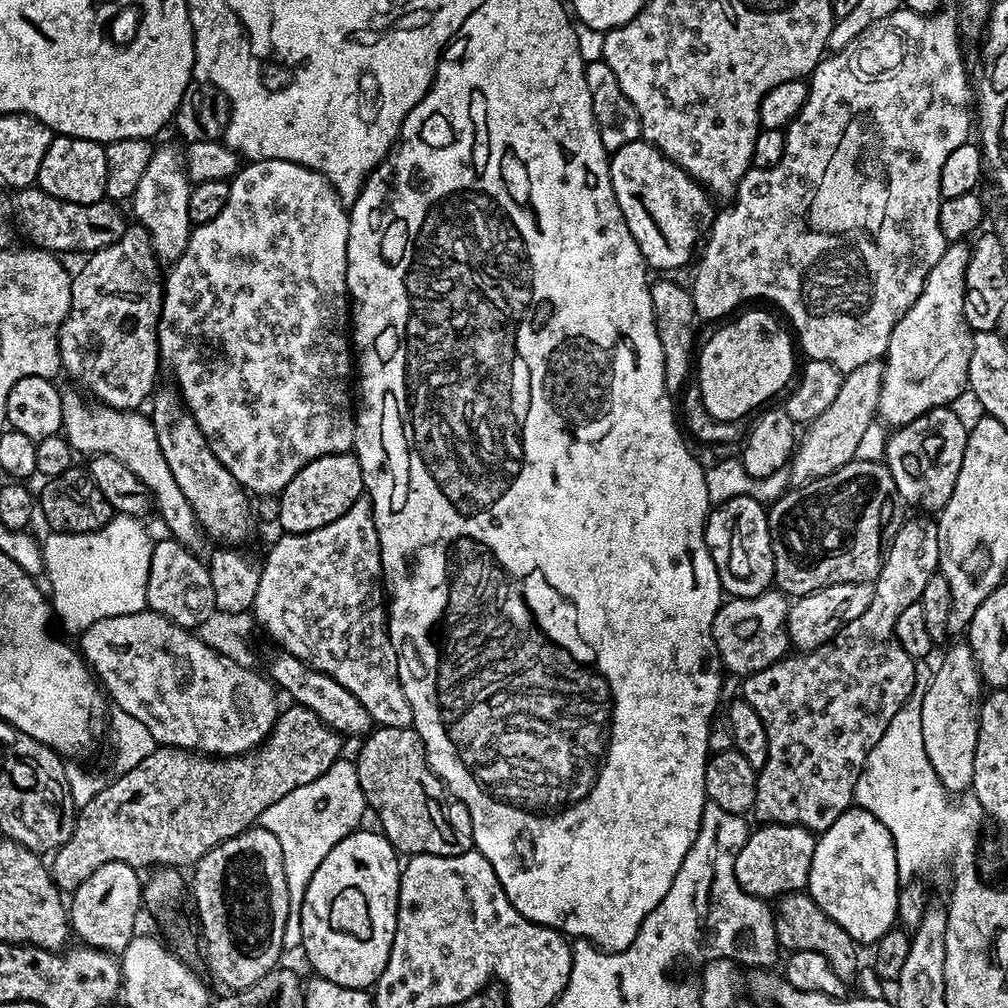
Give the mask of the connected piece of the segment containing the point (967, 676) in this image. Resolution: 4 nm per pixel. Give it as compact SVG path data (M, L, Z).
M966 642L956 644L935 665L930 686L926 686L926 698L922 698L922 746L926 746L926 758L934 766L934 774L950 794L964 794L972 787L974 778L974 750L978 746L980 729L980 705L982 703L982 681L972 648Z

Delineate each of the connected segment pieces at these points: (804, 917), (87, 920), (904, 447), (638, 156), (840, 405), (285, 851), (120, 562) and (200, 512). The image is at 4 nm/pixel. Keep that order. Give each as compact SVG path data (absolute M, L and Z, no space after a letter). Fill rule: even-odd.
M807 891L791 892L779 897L774 904L774 915L776 918L776 937L781 949L789 953L794 952L821 952L830 962L834 974L842 978L845 986L852 984L852 979L860 972L860 956L856 941L838 926L838 922L831 920L829 916L814 902L814 898L809 896Z
M106 862L106 866L98 866L70 896L70 928L75 939L77 936L81 945L100 952L124 952L138 932L136 915L142 912L141 887L141 873L126 862Z
M951 407L935 408L926 415L919 416L914 422L903 424L889 435L888 444L884 447L883 463L888 465L890 474L896 483L896 492L908 504L913 504L913 509L923 510L932 514L946 506L950 494L954 490L954 482L958 478L958 470L962 466L962 458L966 450L968 428L960 421L956 412L951 412Z
M643 138L626 142L622 150L611 153L608 183L614 190L624 227L630 230L632 243L638 246L640 259L649 269L680 268L691 258L692 251L694 256L702 229L711 228L714 219L714 200L703 184L686 175L677 164Z
M871 360L866 362L866 366L843 373L840 388L834 394L834 402L818 413L799 437L798 447L790 461L790 480L793 485L808 484L857 459L862 434L866 434L866 426L877 419L883 381L884 365L880 360Z
M341 758L334 762L334 766L330 766L330 770L326 770L326 774L314 778L314 782L306 782L306 786L298 786L298 790L290 790L286 798L278 798L274 806L260 815L259 827L270 830L270 834L278 838L278 846L282 846L282 866L286 870L288 891L286 930L282 930L285 949L299 949L303 945L300 911L306 898L306 886L310 886L314 870L322 866L322 858L326 858L326 854L330 854L330 850L334 850L342 838L361 827L364 791L365 785L358 782L355 763L351 759Z
M116 514L109 524L94 532L52 532L48 537L43 537L43 575L48 576L48 584L52 587L50 607L53 613L61 616L65 629L72 624L80 624L86 629L86 622L90 622L96 600L102 602L104 614L108 606L108 618L145 611L146 581L150 574L150 554L154 540L148 537L147 530L140 524L143 523L137 517Z
M159 392L151 397L150 419L158 446L162 446L162 455L170 465L170 474L174 474L174 482L178 482L182 494L186 494L186 502L190 502L207 539L209 536L212 540L220 540L216 542L224 546L240 546L252 528L252 512L248 509L249 493L245 492L234 474L230 474L230 470L218 462L179 392Z

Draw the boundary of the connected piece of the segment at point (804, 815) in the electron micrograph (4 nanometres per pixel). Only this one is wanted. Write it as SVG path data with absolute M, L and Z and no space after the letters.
M928 514L912 515L916 516L910 517L893 534L892 545L890 543L887 545L884 565L878 574L878 578L874 581L873 601L870 602L870 606L867 606L862 614L858 615L858 618L855 618L849 624L843 625L835 637L826 641L824 645L818 646L817 649L811 652L789 654L766 670L758 670L752 676L743 677L744 692L742 692L742 699L750 702L750 706L754 706L754 710L758 710L758 718L762 718L762 726L766 726L768 757L766 758L766 766L762 766L756 773L756 793L754 794L754 806L752 807L754 816L757 816L760 822L764 824L796 824L800 828L807 828L813 834L822 833L830 826L834 826L834 822L838 822L838 818L853 807L854 786L862 774L869 750L874 746L878 746L882 734L886 734L886 726L890 722L890 718L894 718L894 714L898 714L898 710L910 698L912 687L916 681L917 661L913 660L910 654L906 654L906 650L902 650L902 646L898 642L896 637L898 614L902 614L902 610L906 610L906 606L920 603L922 590L926 590L926 582L930 582L930 578L937 575L940 566L936 520Z

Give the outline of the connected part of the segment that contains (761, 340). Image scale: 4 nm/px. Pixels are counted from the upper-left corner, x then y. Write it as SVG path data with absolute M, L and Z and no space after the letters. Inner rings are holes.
M743 312L737 320L721 323L721 328L698 352L698 367L694 372L695 379L696 376L700 379L698 395L703 411L716 420L743 421L747 412L755 413L769 403L767 400L771 396L778 395L788 383L793 383L797 353L789 329L768 312Z

